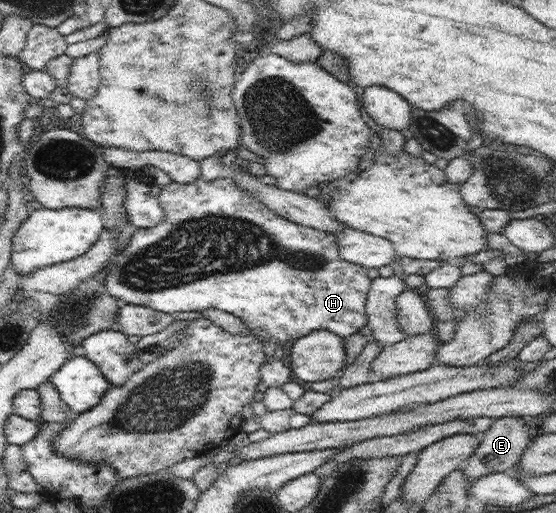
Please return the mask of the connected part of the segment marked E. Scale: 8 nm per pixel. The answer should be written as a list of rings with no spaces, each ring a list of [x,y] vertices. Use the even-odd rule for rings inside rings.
[[[510,416],[494,419],[492,425],[480,435],[480,439],[479,446],[469,459],[469,465],[462,470],[470,483],[486,474],[512,471],[512,468],[520,461],[525,449],[529,447],[533,435],[522,417]]]

